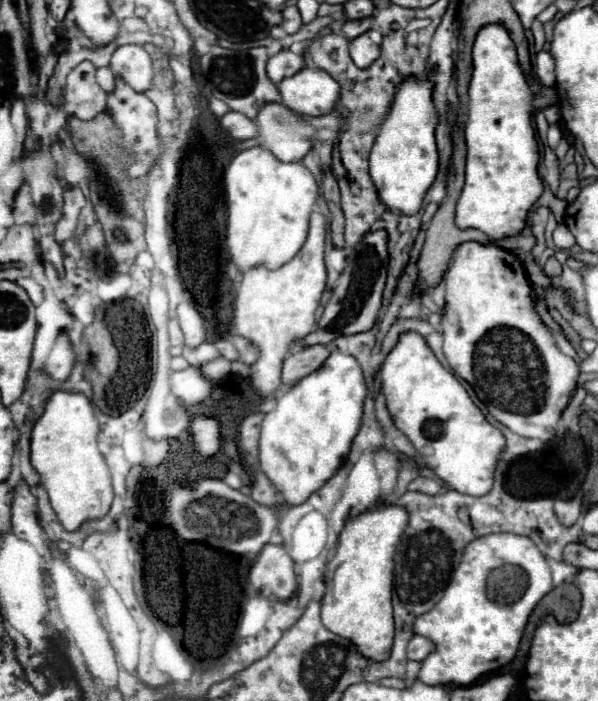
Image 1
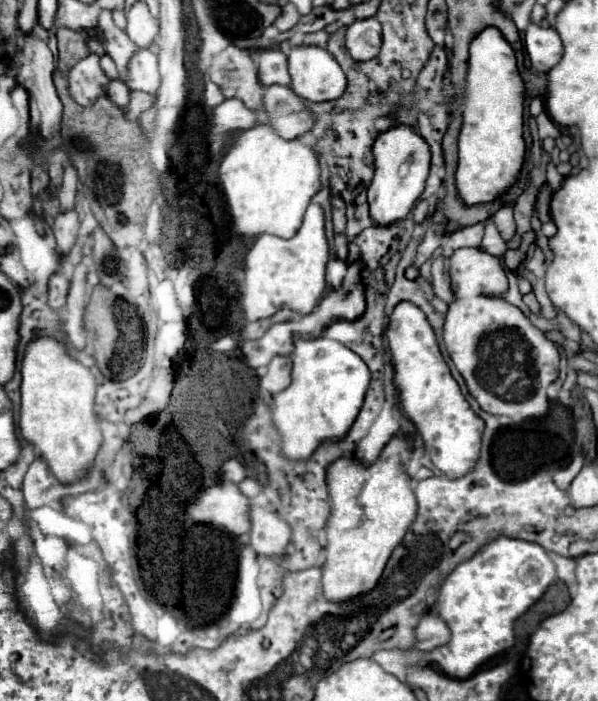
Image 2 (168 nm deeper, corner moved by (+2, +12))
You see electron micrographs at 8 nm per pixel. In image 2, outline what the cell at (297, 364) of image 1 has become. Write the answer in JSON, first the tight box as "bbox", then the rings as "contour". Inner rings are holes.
{"bbox":[260,356,292,394],"contour":[[[274,356],[268,366],[268,374],[260,380],[260,388],[268,394],[276,394],[290,384],[292,374],[292,358],[290,356]]]}

